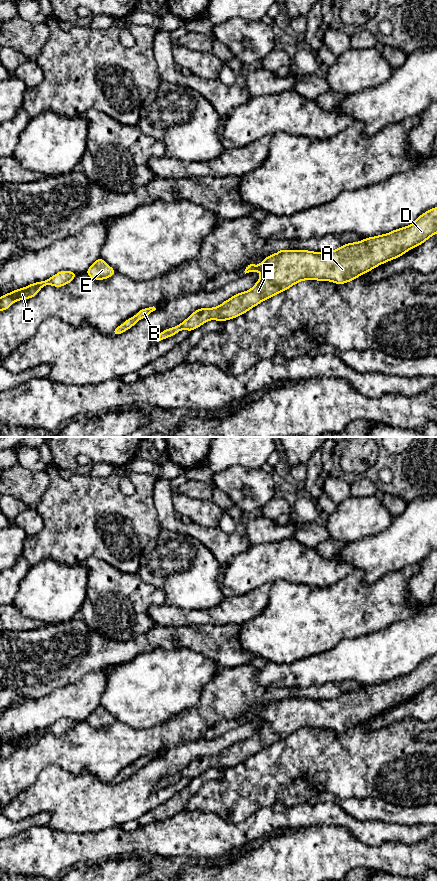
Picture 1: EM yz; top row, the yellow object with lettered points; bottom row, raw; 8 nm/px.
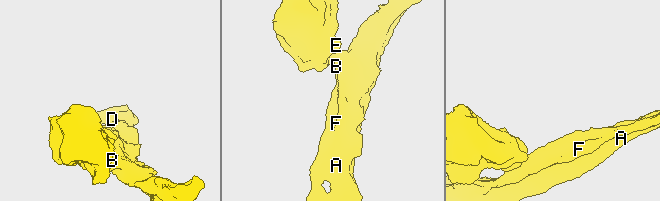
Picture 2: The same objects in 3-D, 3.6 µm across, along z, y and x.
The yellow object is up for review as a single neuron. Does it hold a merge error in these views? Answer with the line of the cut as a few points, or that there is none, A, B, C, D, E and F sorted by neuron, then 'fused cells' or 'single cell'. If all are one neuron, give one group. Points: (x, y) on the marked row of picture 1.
no cut | A B C D E F | single cell

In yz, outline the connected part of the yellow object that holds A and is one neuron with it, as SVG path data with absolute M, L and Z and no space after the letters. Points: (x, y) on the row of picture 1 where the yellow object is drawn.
M437 207L421 214L409 226L347 243L333 251L287 251L281 248L257 266L252 261L248 264L245 274L262 273L250 290L232 296L217 307L194 311L181 324L160 332L155 341L174 336L180 330L193 331L209 320L234 319L303 280L330 281L338 285L353 281L377 266L401 257L436 233Z

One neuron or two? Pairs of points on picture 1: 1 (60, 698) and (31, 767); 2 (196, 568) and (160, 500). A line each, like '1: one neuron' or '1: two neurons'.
1: two neurons
2: two neurons

